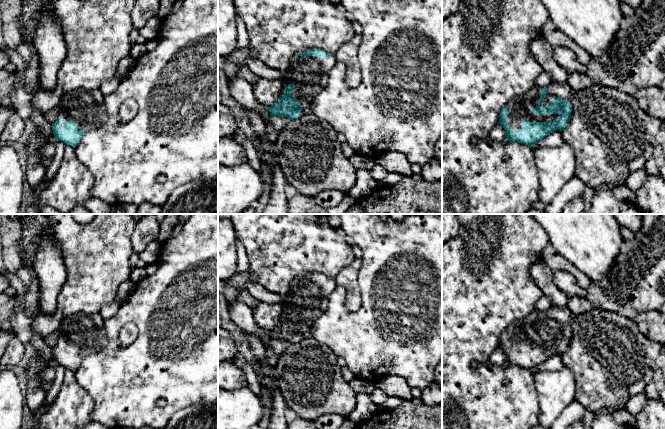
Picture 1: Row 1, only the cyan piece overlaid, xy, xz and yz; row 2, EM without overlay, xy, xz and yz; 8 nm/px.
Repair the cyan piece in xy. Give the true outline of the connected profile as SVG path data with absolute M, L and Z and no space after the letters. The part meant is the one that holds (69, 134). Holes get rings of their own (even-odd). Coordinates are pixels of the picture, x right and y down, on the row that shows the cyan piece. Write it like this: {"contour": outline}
{"contour": "M74 89L63 94L58 104L58 118L52 123L57 141L78 146L86 131L105 124L108 114L104 95L99 89Z"}

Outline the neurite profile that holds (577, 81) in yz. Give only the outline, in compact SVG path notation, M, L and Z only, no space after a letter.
M576 71L568 74L567 83L573 92L586 89L593 85L592 80L586 73Z

